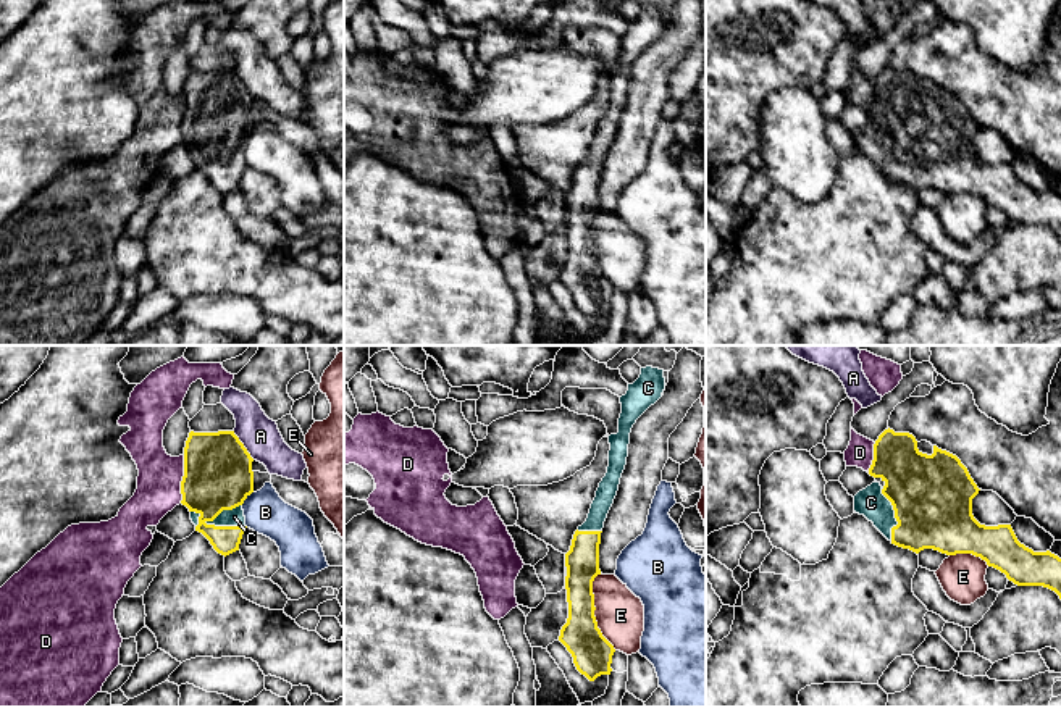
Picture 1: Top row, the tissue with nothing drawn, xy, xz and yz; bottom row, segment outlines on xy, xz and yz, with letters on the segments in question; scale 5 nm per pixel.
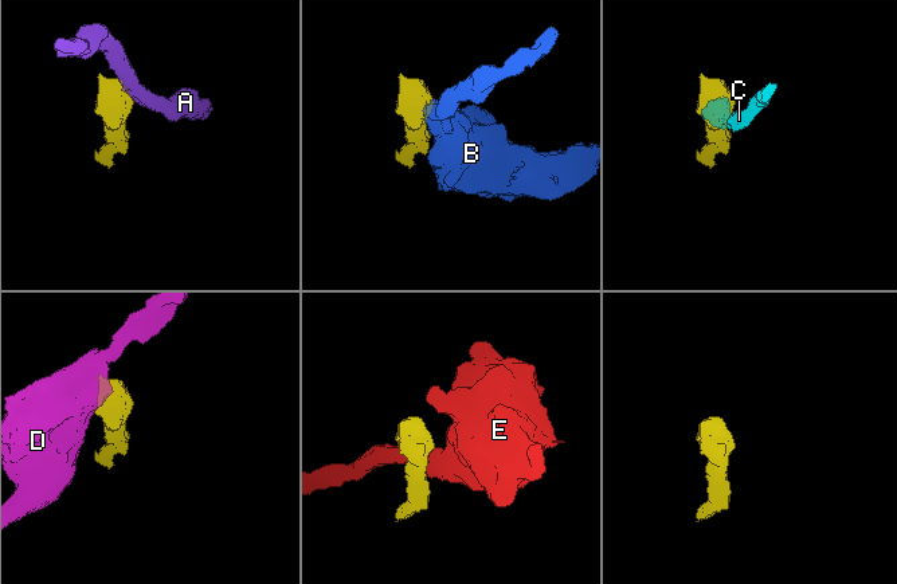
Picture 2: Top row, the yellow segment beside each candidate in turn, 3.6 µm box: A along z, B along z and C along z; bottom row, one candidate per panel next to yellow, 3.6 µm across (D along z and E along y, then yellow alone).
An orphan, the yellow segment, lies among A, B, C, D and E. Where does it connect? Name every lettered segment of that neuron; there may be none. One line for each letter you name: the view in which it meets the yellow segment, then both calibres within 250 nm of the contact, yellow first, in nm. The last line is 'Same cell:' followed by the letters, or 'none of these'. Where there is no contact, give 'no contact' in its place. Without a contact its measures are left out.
C: xy | 340/90 nm
Same cell: C

